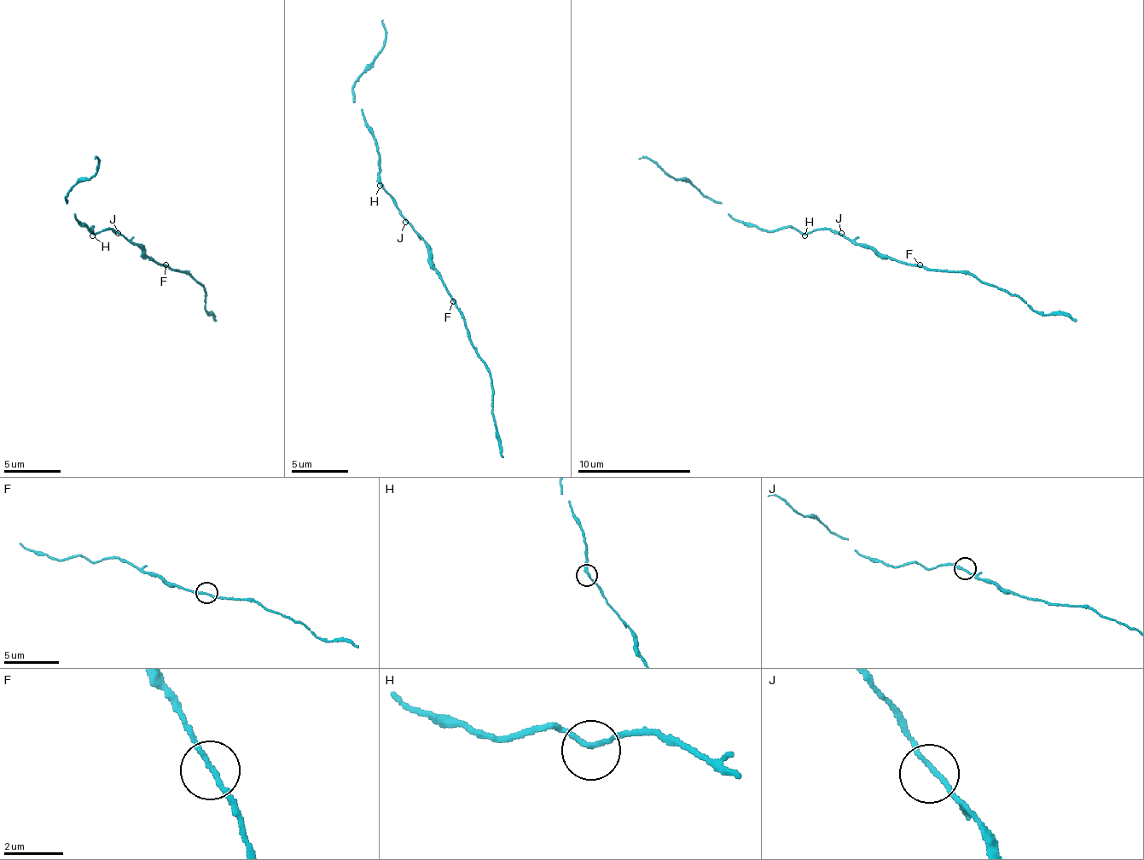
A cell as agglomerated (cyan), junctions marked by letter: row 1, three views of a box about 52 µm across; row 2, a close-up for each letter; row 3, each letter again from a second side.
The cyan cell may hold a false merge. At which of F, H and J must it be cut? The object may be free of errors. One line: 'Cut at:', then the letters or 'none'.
Cut at: none

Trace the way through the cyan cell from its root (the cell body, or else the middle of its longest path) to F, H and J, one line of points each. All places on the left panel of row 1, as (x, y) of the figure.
F: (132, 244), (141, 246), (152, 261), (166, 264)
H: (132, 244), (113, 230), (101, 230), (92, 235)
J: (132, 244), (118, 233)

